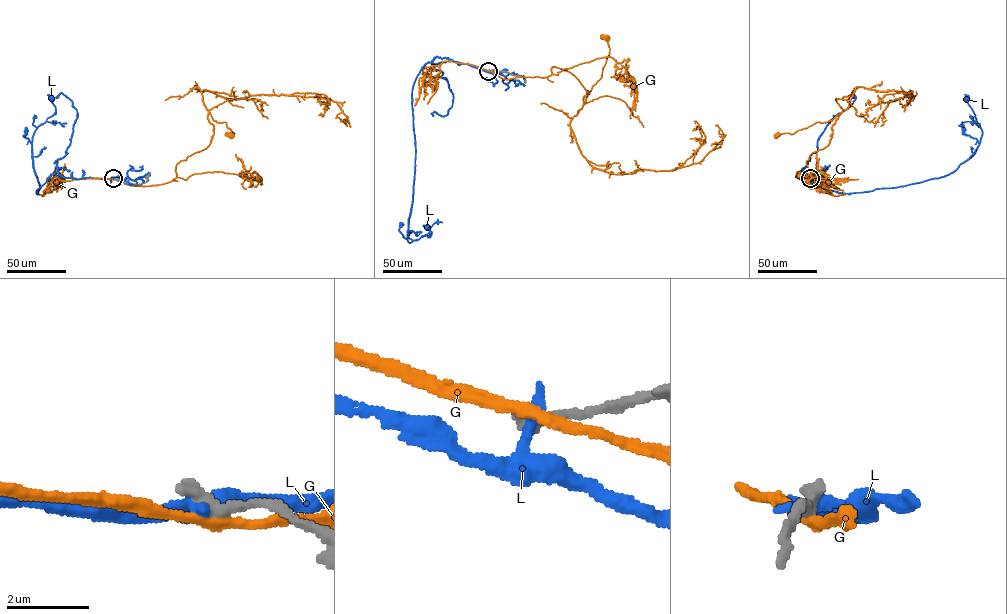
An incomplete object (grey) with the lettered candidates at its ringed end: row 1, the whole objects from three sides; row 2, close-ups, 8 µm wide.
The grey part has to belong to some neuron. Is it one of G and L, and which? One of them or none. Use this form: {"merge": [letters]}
{"merge": []}

